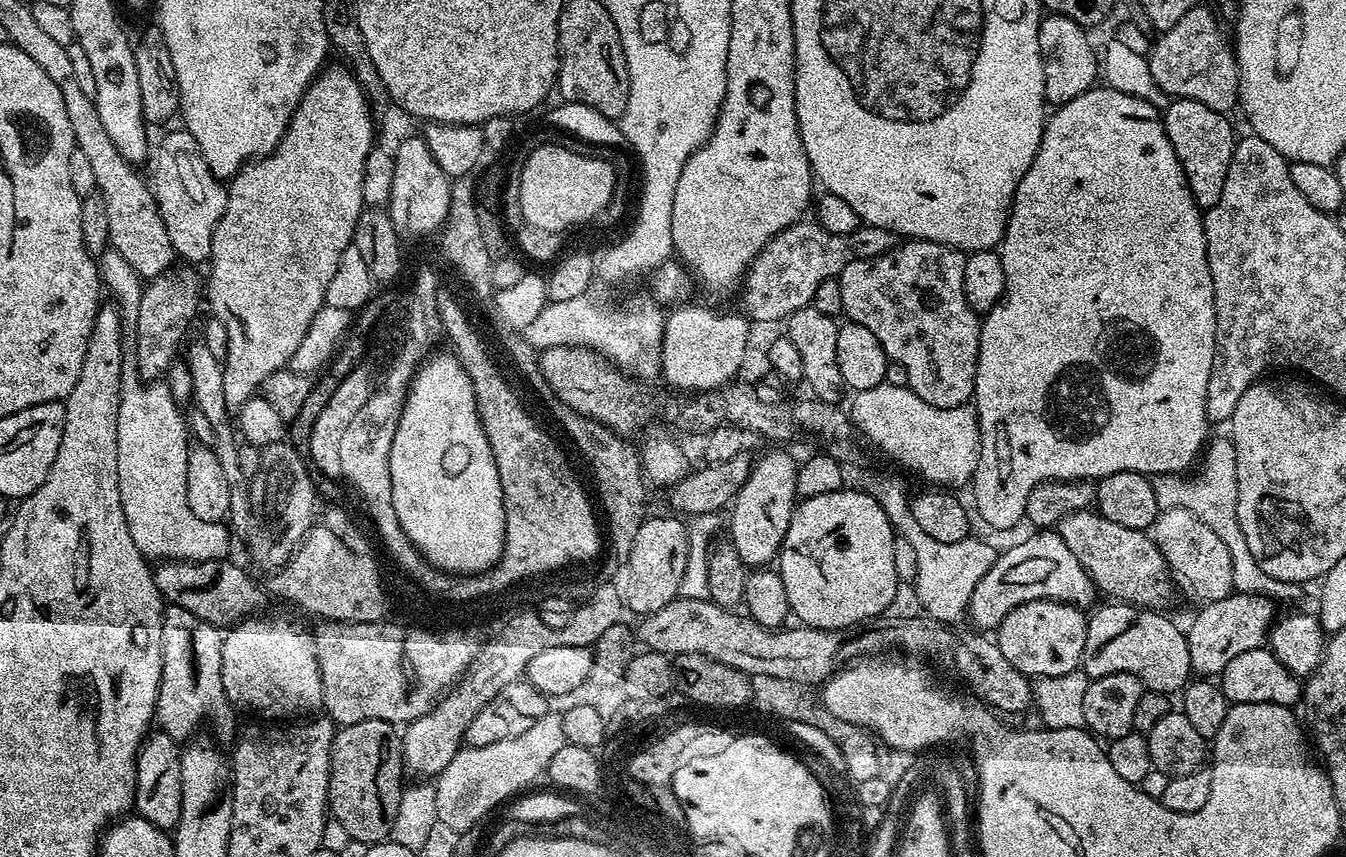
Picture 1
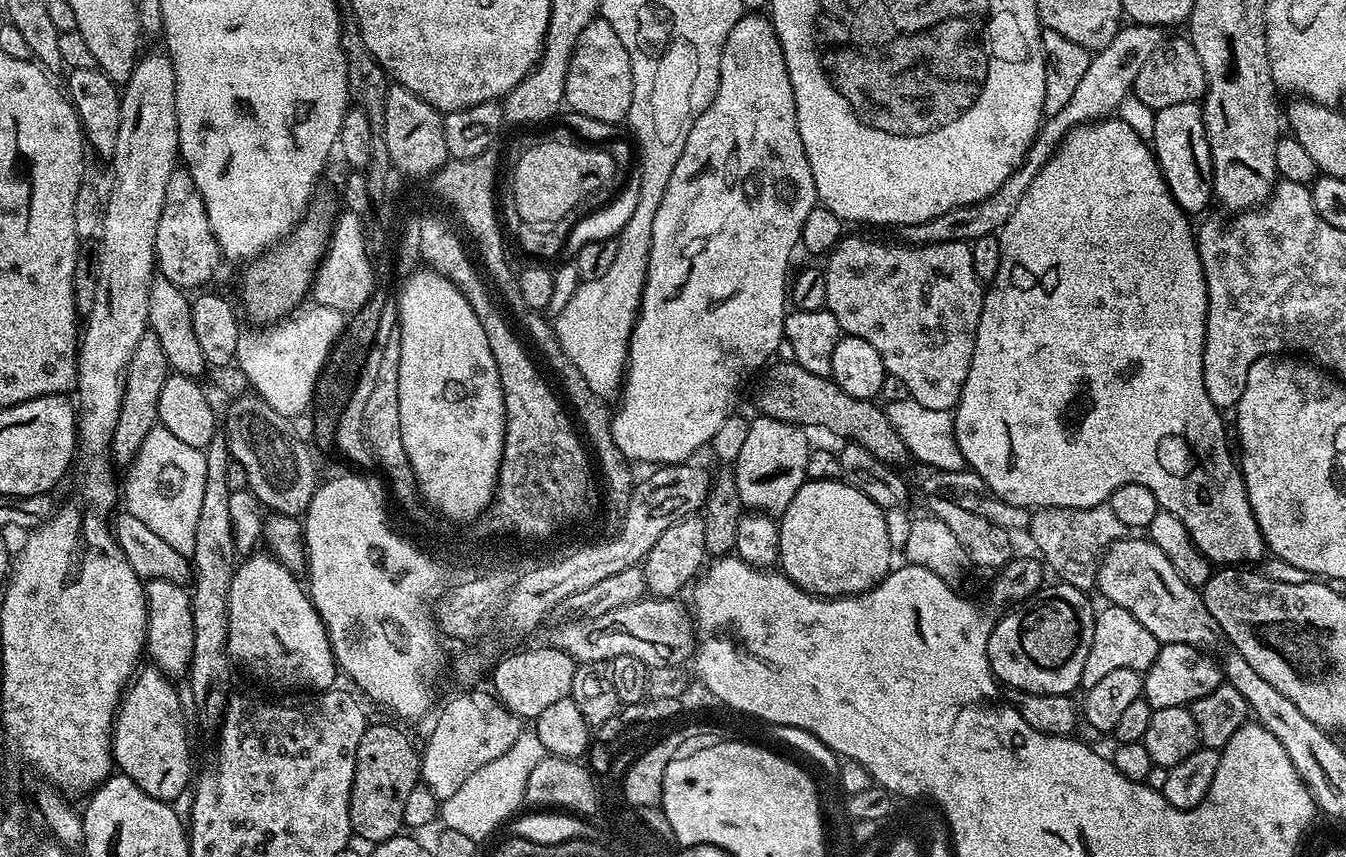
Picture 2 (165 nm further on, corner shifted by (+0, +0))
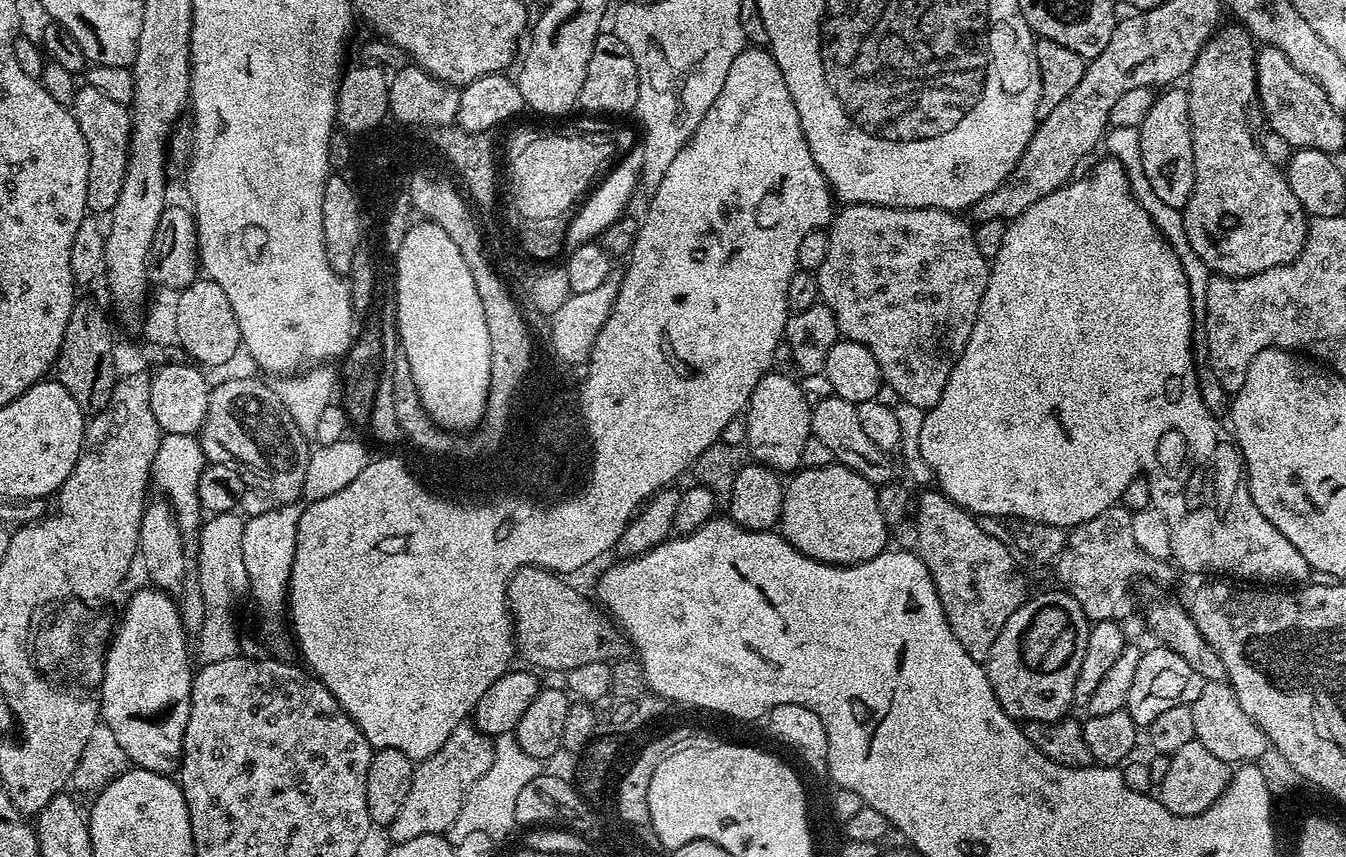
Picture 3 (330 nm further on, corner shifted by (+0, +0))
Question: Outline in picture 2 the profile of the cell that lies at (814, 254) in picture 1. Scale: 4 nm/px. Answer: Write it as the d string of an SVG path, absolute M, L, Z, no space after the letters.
M1129 23L1121 27L1114 42L1110 42L1110 46L1106 46L1102 51L1093 55L1090 66L1086 66L1086 75L1078 81L1078 87L1070 97L1070 102L1066 102L1066 106L1063 110L1058 110L1058 114L1047 117L1041 123L1036 132L1040 144L1030 146L1030 150L1024 156L1024 161L1014 170L1014 174L1010 174L1010 178L1006 178L1006 182L1002 182L1002 186L998 186L998 190L994 190L994 194L990 194L977 204L946 210L946 214L938 218L930 218L926 222L899 225L899 243L910 248L921 248L955 240L971 242L999 233L1000 229L1006 226L1006 222L1010 222L1010 214L1014 214L1018 202L1022 202L1022 194L1026 194L1030 182L1034 182L1034 178L1042 170L1040 152L1044 152L1044 160L1050 162L1050 158L1056 152L1056 147L1064 141L1071 128L1091 124L1093 120L1111 117L1119 109L1122 98L1132 92L1132 84L1138 78L1138 70L1142 70L1146 58L1150 58L1150 54L1157 52L1160 45L1165 43L1166 36L1164 35L1161 29L1149 24Z

